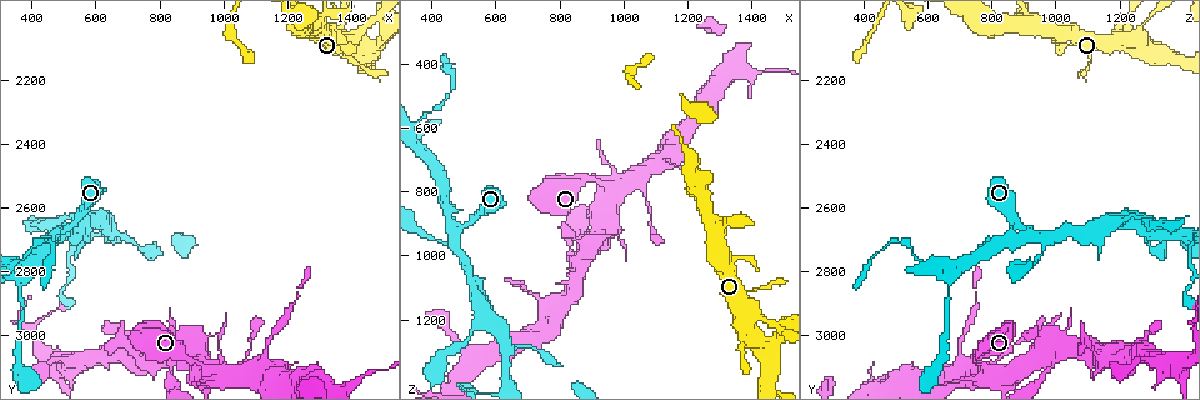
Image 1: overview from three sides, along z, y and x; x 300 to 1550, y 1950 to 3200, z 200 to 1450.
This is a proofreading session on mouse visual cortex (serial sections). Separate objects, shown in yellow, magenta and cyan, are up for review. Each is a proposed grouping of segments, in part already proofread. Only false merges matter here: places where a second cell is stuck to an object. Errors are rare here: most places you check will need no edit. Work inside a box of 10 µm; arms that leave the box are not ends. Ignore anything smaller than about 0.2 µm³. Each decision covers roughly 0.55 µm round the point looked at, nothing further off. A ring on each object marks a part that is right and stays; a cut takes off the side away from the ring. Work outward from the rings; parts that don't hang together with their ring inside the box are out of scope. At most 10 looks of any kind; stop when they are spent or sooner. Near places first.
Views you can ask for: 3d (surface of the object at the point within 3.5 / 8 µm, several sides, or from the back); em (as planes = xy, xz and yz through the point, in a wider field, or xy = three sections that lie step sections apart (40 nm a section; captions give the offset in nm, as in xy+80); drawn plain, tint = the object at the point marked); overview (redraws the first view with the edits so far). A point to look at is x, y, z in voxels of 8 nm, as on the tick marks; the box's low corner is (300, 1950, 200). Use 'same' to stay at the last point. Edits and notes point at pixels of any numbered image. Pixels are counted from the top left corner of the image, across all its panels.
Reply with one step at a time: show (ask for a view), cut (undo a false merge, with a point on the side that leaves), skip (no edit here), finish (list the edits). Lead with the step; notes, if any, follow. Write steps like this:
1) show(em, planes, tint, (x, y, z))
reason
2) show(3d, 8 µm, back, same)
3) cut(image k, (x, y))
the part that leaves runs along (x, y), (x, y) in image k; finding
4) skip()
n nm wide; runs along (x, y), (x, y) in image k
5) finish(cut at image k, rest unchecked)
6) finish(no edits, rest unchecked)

show(3d, 3.5 µm, back, (1370, 2030, 1280))
side arm on a straight run

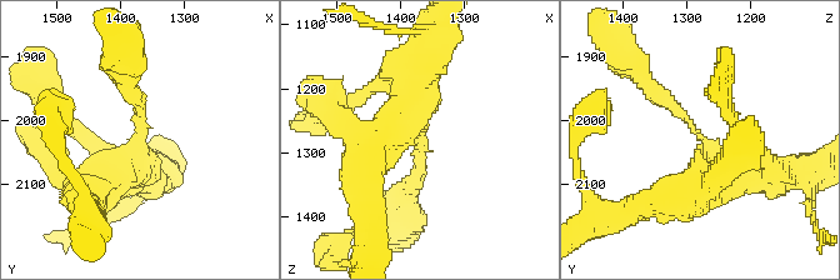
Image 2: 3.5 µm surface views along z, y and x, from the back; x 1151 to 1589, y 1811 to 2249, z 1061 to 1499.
show(em, xy, step 2, tint, (1370, 2030, 1275))
3 arms; arms of 200, 400, 500 nm

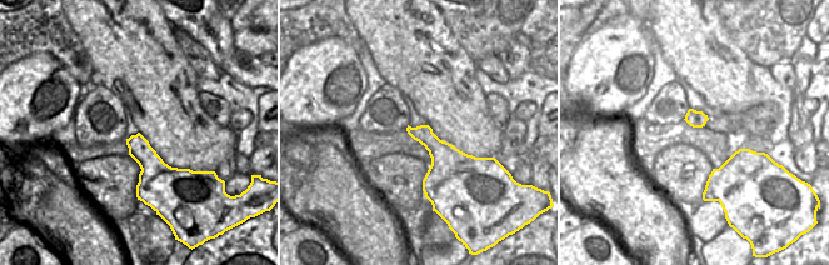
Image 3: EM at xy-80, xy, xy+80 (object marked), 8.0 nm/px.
show(em, planes, tint, same)

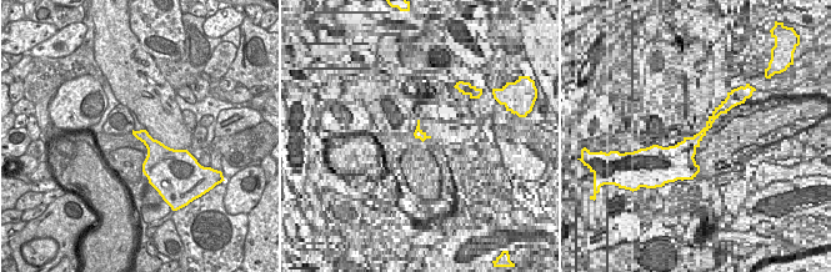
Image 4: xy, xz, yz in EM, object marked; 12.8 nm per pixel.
skip()
runs along (771, 175), (730, 171), (663, 94), (644, 90) in image 2; all the same cell

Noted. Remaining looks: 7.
show(3d, 3.5 µm, (470, 2670, 920))
sudden change in width

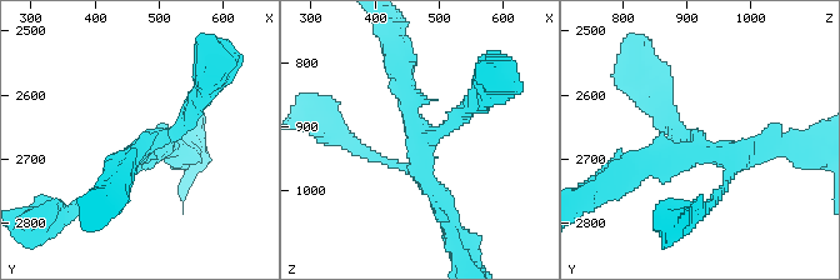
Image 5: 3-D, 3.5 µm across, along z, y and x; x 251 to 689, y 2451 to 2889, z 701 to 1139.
show(em, planes, tint, (480, 2680, 925))
need the tissue

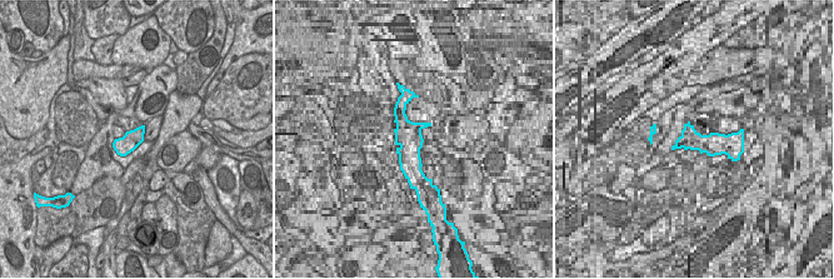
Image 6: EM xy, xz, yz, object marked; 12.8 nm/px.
skip()
240 nm wide; runs along (660, 99), (704, 149), (771, 145) in image 5; all the same cell

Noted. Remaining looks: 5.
show(3d, 3.5 µm, (640, 2670, 1370))
sudden change in width

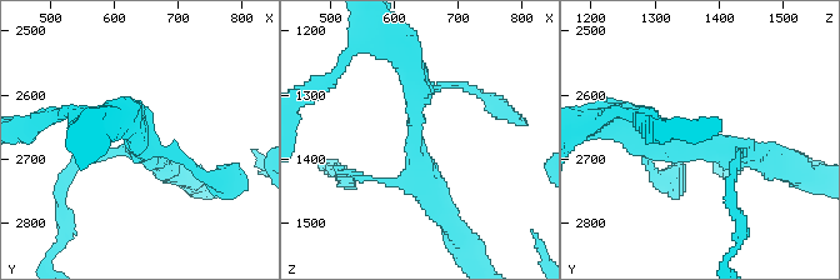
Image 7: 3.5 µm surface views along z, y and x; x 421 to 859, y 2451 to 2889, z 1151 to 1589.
show(em, xy, step 2, tint, (635, 2675, 1370))
arms of 150, 350 nm

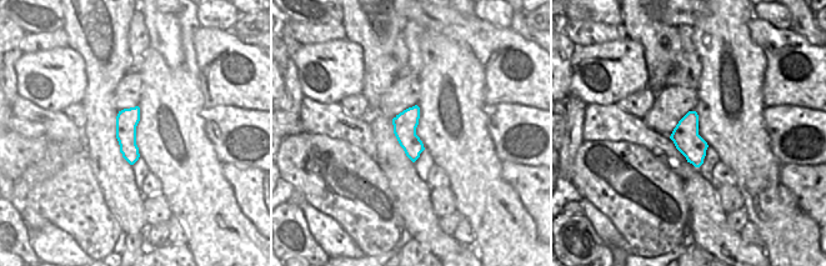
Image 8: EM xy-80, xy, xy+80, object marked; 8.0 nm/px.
skip()
one cell here

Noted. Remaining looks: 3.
show(3d, 3.5 µm, (490, 3080, 1370))
abrupt turn

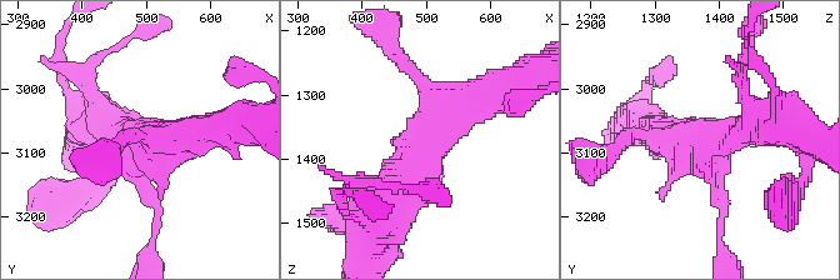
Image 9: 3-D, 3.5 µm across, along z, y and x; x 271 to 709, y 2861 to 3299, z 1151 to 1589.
show(em, xy, step 1, tint, (490, 3085, 1370))
shape alone is not enough

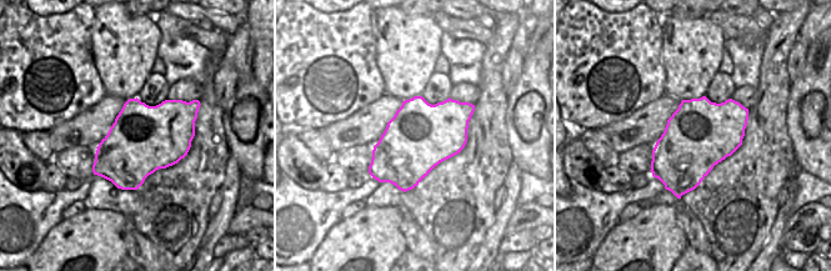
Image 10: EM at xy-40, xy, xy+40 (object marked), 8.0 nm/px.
skip()
runs along (491, 96), (376, 189) in image 9; all the same cell

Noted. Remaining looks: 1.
finish(no edits, rest unchecked)

